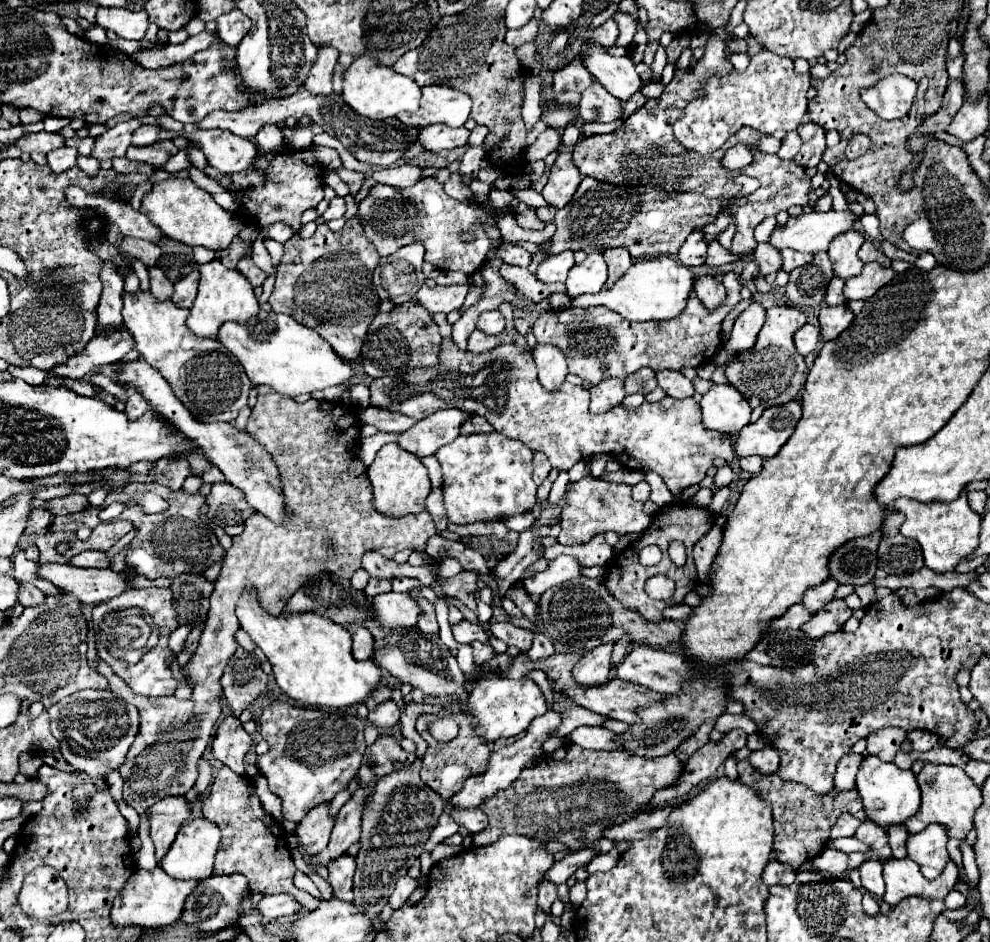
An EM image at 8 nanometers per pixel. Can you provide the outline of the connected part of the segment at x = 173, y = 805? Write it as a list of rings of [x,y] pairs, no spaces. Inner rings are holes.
[[[164,797],[146,811],[146,817],[156,847],[156,859],[160,861],[168,853],[180,825],[190,817],[190,809],[184,797]]]

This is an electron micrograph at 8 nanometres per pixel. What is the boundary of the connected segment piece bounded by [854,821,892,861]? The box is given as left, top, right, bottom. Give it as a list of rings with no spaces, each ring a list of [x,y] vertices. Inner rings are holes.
[[[864,821],[856,835],[854,835],[858,841],[866,843],[870,847],[870,851],[878,857],[878,859],[890,859],[890,845],[888,845],[888,833],[886,829],[880,829],[878,825],[872,825],[872,821]]]

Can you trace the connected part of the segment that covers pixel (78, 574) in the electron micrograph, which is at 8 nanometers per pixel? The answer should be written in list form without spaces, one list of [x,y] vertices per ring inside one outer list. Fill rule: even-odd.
[[[44,563],[38,565],[36,575],[86,605],[110,601],[128,589],[126,577],[114,573],[112,569],[78,569],[62,563]]]

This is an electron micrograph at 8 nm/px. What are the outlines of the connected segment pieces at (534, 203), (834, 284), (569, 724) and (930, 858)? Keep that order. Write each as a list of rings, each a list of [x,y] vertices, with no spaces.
[[[510,188],[508,192],[534,209],[549,206],[542,195],[533,189],[516,190]]]
[[[834,277],[828,285],[828,293],[826,293],[826,305],[830,307],[838,307],[842,303],[846,303],[846,297],[842,293],[842,287],[844,287],[844,281],[840,277]]]
[[[572,705],[572,707],[566,707],[564,713],[562,713],[562,723],[560,727],[556,729],[556,735],[558,737],[566,737],[568,733],[572,733],[576,727],[580,725],[590,725],[590,727],[602,727],[604,721],[608,721],[608,717],[604,715],[598,715],[598,713],[592,713],[580,705]]]
[[[928,825],[924,831],[908,837],[908,857],[920,865],[926,879],[936,879],[950,861],[946,843],[948,831],[944,825]]]

